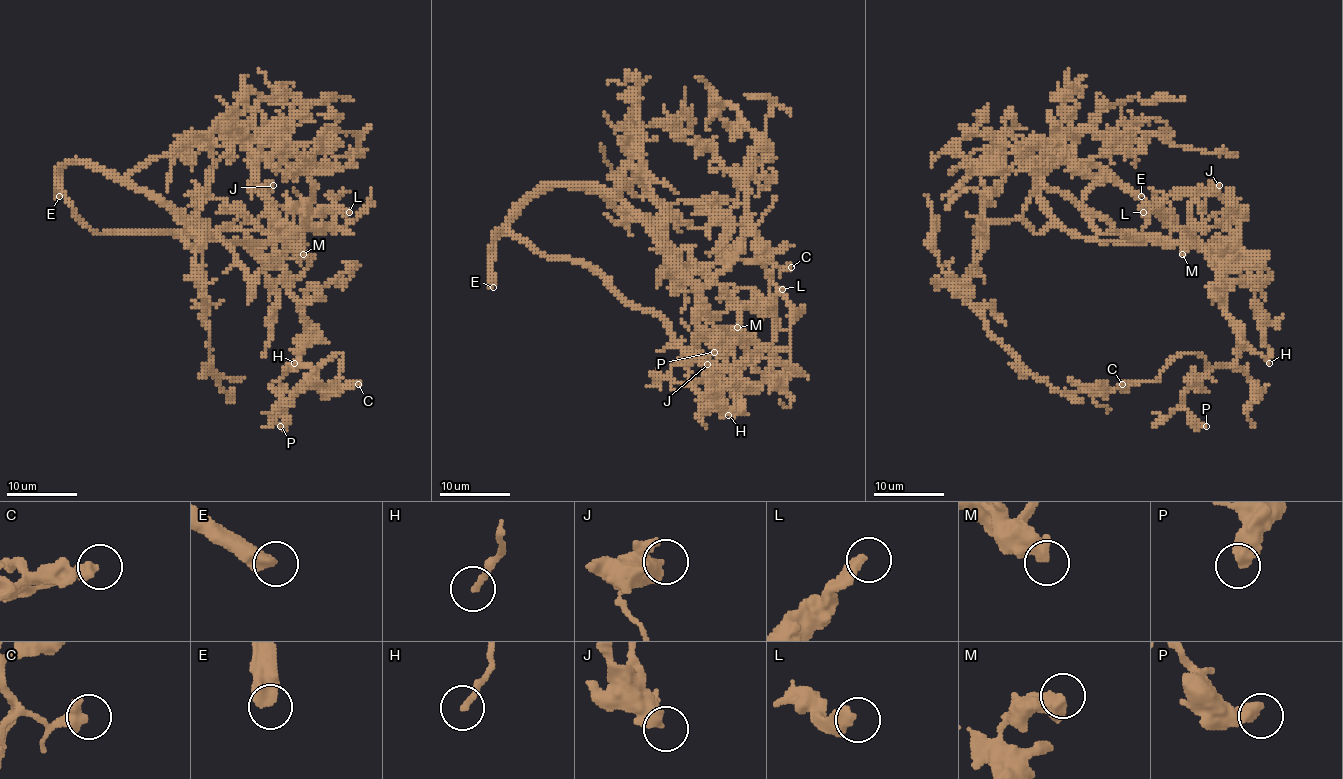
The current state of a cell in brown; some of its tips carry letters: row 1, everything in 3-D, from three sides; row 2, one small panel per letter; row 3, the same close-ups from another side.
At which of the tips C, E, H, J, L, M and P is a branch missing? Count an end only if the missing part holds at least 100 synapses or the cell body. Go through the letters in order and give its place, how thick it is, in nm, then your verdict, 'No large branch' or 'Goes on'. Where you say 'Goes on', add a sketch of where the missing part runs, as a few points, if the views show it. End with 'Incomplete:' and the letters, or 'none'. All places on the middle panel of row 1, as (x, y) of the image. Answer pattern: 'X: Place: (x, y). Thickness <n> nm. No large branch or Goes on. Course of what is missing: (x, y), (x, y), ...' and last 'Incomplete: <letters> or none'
C: Place: (791, 267). Thickness 480 nm. No large branch
E: Place: (493, 287). Thickness 550 nm. Goes on
H: Place: (728, 415). Thickness 180 nm. No large branch
J: Place: (707, 364). Thickness 500 nm. No large branch
L: Place: (782, 289). Thickness 400 nm. No large branch
M: Place: (737, 327). Thickness 550 nm. No large branch
P: Place: (714, 352). Thickness 550 nm. No large branch
Incomplete: E

